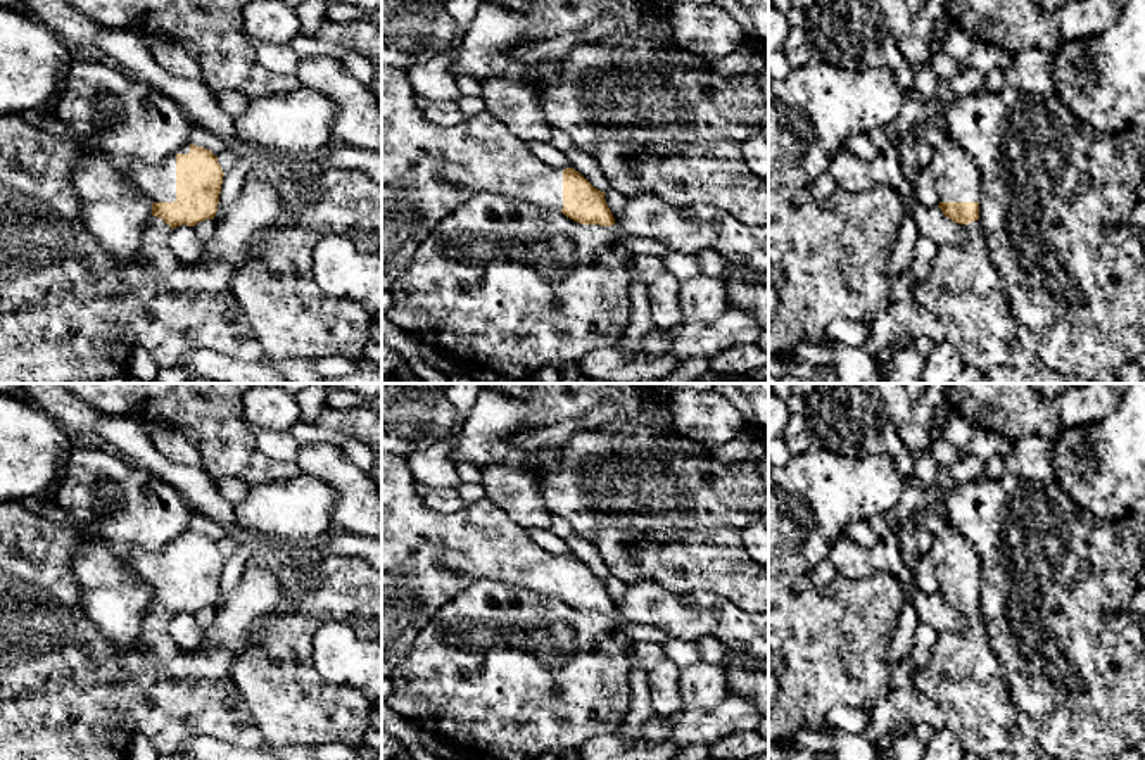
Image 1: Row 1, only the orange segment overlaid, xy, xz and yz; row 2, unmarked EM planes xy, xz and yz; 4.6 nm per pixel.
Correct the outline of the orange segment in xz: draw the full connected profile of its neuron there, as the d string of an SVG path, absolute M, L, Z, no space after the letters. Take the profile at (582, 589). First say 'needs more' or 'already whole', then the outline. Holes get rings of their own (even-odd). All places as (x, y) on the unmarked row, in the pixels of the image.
needs more | M382 456L382 677L390 675L435 613L480 579L561 598L580 611L615 611L625 622L653 625L672 639L693 644L703 637L715 637L734 656L769 668L769 611L741 610L727 598L705 589L672 592L651 580L627 586L615 606L604 579L594 575L573 554L556 556L541 548L527 529L516 525L487 497L459 511L440 513L425 506L414 492L414 482L406 458Z

